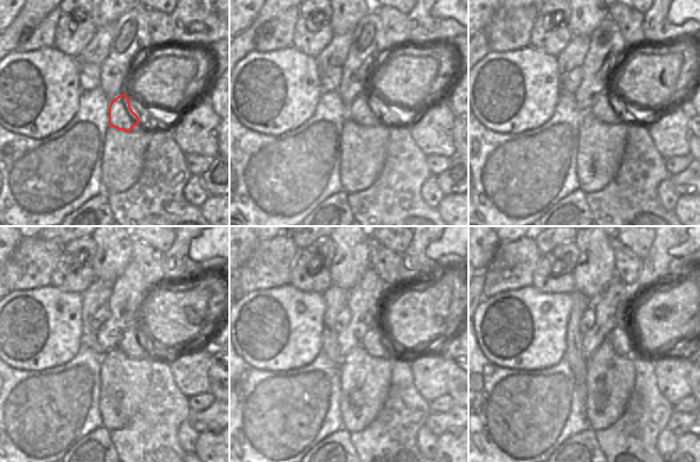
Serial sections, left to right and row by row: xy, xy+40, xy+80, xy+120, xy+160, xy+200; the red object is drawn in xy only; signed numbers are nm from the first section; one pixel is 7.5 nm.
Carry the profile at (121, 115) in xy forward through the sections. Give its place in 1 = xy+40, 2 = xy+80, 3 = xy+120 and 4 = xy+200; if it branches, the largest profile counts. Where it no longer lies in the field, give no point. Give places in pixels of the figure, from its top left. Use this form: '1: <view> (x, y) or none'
1: xy+40 (360, 111)
2: xy+80 (603, 109)
3: xy+120 (132, 343)
4: xy+200 (621, 338)

